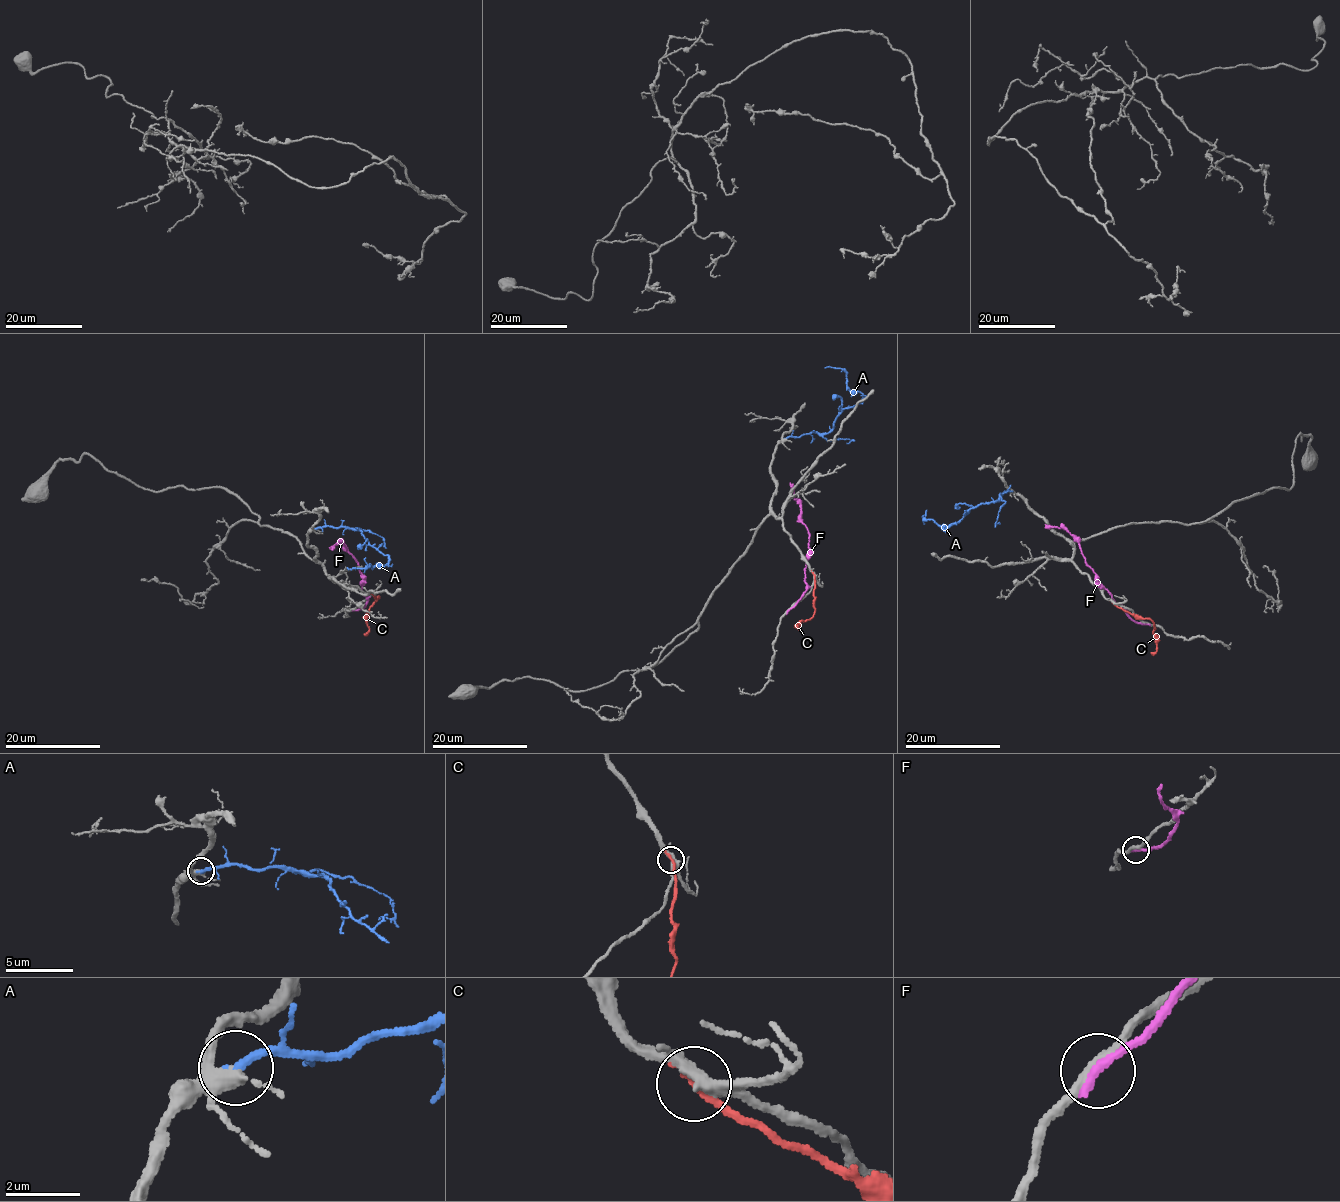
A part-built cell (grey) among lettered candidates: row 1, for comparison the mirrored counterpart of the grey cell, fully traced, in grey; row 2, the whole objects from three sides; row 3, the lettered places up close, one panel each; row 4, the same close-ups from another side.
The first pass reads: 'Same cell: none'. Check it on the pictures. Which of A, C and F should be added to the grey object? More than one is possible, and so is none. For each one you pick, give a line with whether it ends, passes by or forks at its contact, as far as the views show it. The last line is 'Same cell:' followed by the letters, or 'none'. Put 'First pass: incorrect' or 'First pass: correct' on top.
First pass: incorrect
A: it ends
Same cell: A

